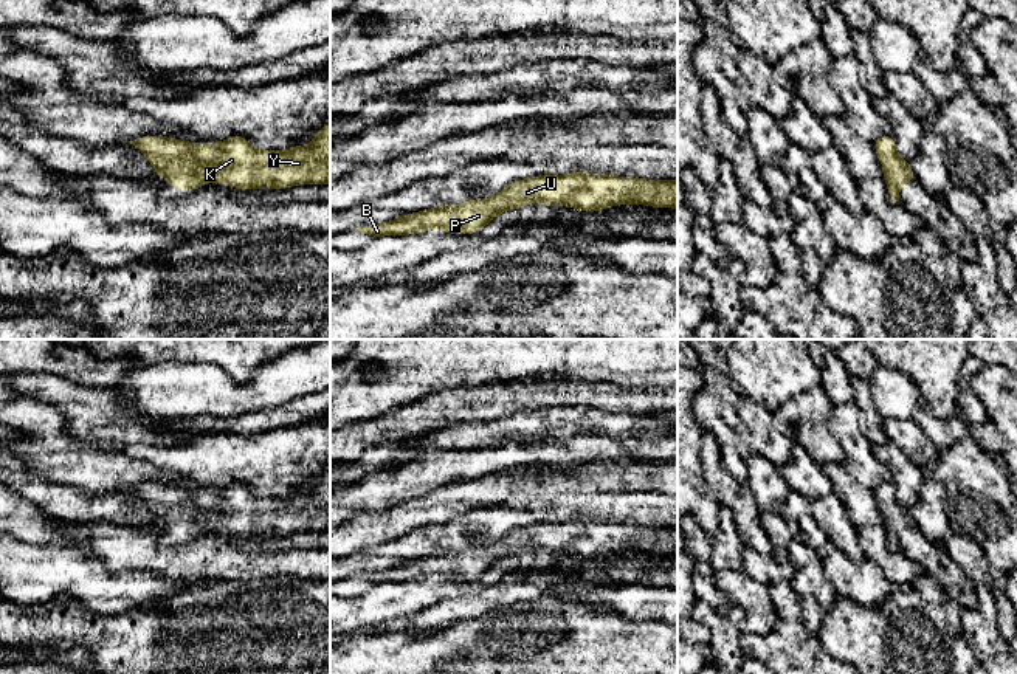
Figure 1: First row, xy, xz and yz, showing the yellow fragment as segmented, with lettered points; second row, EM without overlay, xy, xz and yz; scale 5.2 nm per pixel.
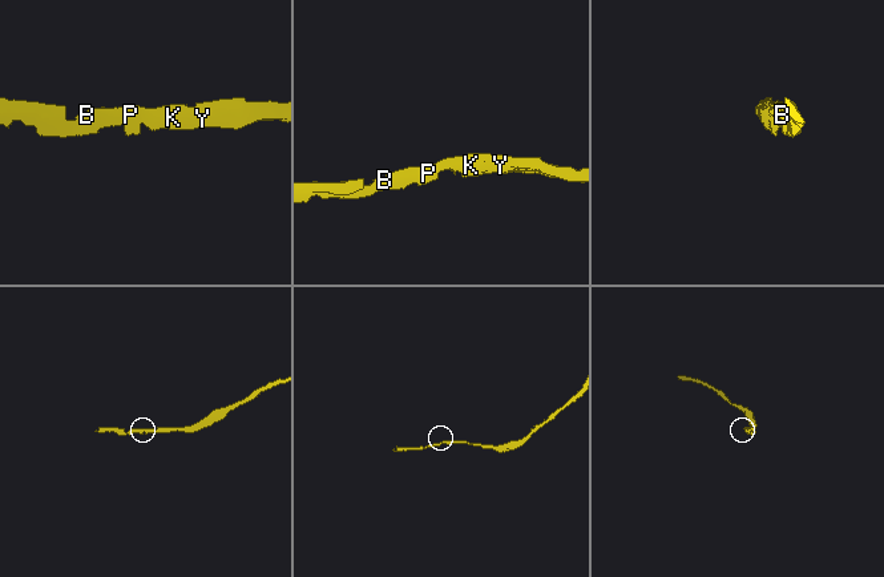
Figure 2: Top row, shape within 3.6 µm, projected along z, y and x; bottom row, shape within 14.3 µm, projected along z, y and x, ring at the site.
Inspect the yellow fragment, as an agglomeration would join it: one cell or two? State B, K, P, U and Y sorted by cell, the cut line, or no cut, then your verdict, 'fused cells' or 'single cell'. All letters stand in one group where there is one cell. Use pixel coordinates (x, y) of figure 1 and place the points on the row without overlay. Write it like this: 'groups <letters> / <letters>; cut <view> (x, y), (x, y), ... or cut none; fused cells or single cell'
groups B K P U Y; cut none; single cell

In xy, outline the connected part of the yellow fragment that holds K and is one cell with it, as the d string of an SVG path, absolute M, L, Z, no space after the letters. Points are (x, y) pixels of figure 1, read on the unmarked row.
M330 469L315 482L312 491L287 497L257 497L243 483L231 483L223 490L184 490L164 483L143 483L129 490L147 504L171 533L186 539L214 528L239 536L285 536L295 531L330 530Z

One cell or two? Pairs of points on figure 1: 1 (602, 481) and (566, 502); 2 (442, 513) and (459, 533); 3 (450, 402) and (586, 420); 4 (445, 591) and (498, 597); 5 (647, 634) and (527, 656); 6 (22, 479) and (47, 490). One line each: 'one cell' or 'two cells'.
1: two cells
2: two cells
3: two cells
4: two cells
5: one cell
6: one cell

